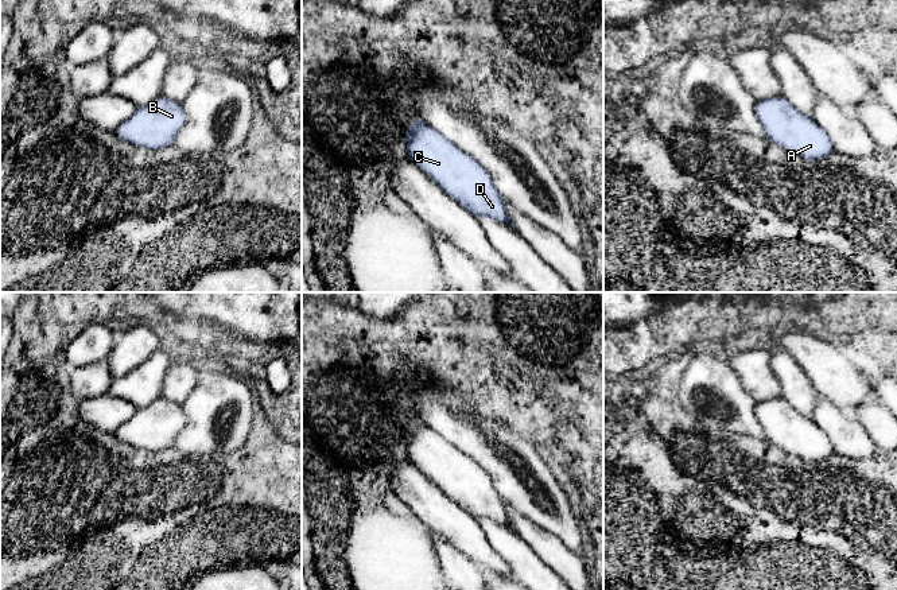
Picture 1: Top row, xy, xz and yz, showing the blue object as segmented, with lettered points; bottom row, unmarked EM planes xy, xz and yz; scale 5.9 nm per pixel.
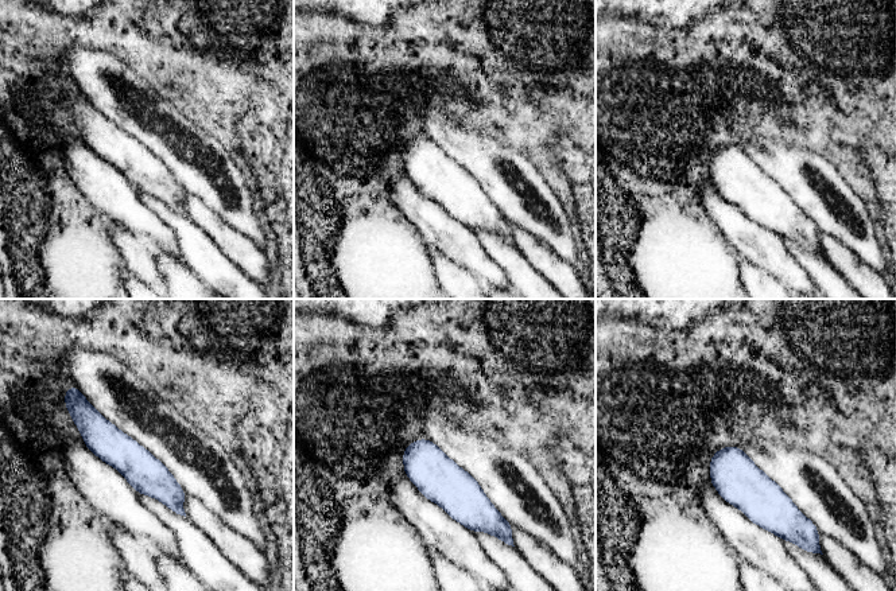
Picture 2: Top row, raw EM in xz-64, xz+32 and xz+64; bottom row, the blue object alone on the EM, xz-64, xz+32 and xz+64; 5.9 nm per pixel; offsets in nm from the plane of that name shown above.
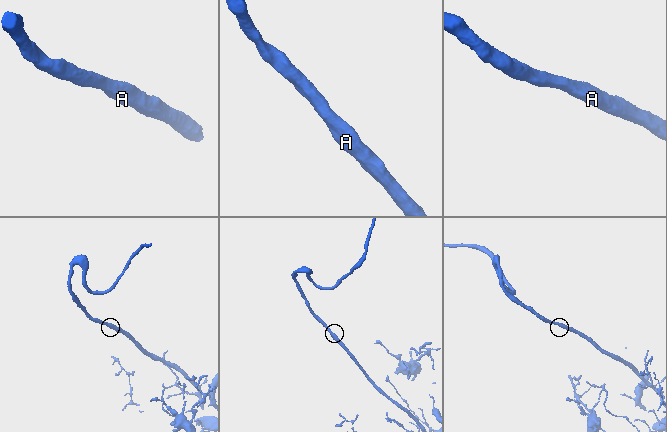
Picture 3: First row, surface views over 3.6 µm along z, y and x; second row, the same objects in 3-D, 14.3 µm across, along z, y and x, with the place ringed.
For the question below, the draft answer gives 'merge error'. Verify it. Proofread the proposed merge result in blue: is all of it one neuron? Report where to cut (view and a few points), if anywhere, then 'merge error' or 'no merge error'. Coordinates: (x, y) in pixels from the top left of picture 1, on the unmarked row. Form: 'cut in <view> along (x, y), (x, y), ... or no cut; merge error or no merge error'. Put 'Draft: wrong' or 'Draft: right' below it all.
no cut; no merge error
Draft: wrong

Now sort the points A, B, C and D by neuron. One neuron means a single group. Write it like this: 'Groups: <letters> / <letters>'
Groups: A B C D

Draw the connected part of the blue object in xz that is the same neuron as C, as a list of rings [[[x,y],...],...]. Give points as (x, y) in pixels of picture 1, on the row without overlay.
[[[413,422],[404,436],[407,457],[436,488],[455,501],[465,512],[470,513],[477,520],[494,520],[514,529],[506,516],[504,501],[494,489],[490,477],[475,461],[458,450],[451,442],[428,427],[424,422]]]

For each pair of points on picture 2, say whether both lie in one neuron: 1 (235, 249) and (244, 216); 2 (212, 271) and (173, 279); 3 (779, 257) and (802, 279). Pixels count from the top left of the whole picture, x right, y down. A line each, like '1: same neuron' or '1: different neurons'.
1: different neurons
2: different neurons
3: same neuron

